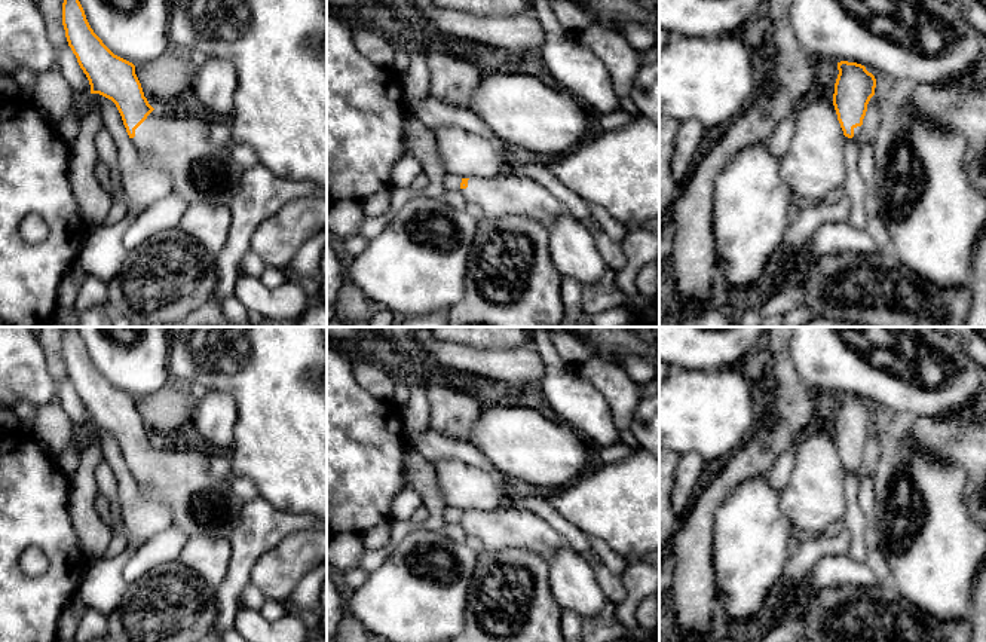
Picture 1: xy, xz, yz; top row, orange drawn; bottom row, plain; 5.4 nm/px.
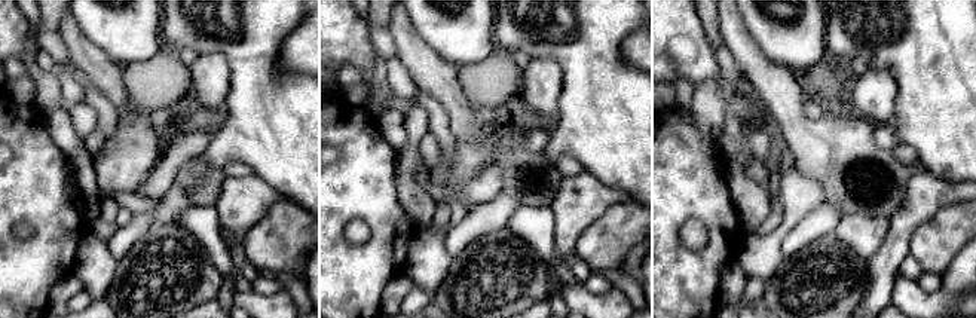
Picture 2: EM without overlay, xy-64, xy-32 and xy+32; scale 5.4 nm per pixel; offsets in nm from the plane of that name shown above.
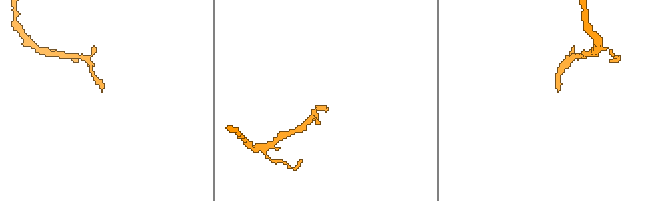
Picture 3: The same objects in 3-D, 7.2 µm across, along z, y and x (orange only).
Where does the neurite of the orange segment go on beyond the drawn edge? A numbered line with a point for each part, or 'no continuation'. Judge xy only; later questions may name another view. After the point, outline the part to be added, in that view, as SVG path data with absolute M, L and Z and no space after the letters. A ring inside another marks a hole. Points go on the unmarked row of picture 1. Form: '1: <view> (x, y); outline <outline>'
1: xy (174, 476); outline M169 440L165 446L153 443L131 471L140 498L146 504L166 507L171 511L172 525L187 538L205 535L229 539L246 504L233 492L232 482L209 473L211 458L180 440Z

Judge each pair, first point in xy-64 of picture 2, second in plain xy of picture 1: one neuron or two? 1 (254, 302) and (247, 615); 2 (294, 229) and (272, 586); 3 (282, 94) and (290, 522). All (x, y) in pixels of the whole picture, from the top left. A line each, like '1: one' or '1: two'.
1: one
2: one
3: two

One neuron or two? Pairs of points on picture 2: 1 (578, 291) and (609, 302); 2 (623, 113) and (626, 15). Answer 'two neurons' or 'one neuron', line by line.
1: one neuron
2: one neuron

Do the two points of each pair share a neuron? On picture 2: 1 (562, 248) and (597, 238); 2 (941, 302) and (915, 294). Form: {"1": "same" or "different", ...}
{"1": "different", "2": "same"}

